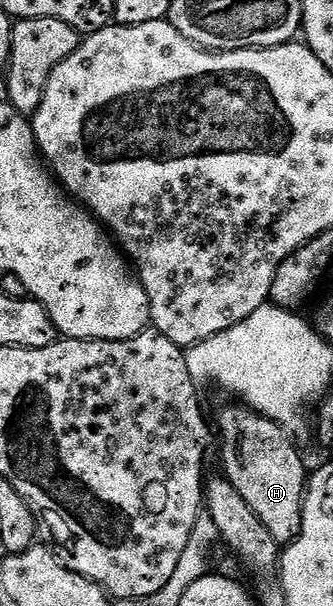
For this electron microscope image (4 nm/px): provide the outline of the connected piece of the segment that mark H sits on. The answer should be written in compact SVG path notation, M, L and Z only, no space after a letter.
M234 406L238 408L226 408L218 416L218 428L216 424L216 440L222 443L222 468L221 471L232 482L232 486L236 486L236 490L240 490L240 498L244 498L244 502L248 502L248 506L252 510L252 514L256 514L256 518L260 518L260 522L268 529L268 534L272 534L272 538L276 538L276 542L280 546L291 544L293 540L298 538L302 529L302 507L304 506L304 498L306 497L306 486L308 483L308 471L306 472L306 464L302 461L302 456L298 453L298 448L293 444L291 433L287 432L282 425L269 420L266 416L261 416L259 412L253 412L252 409L245 406Z

